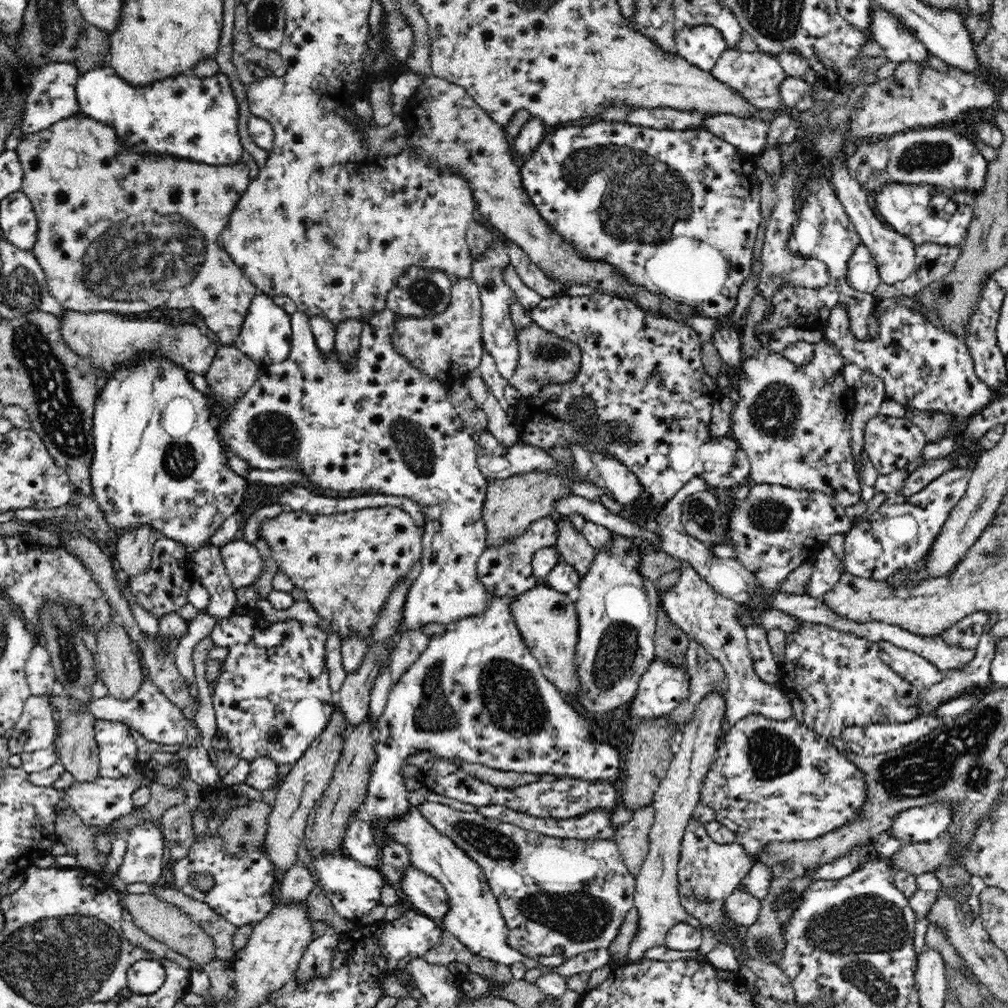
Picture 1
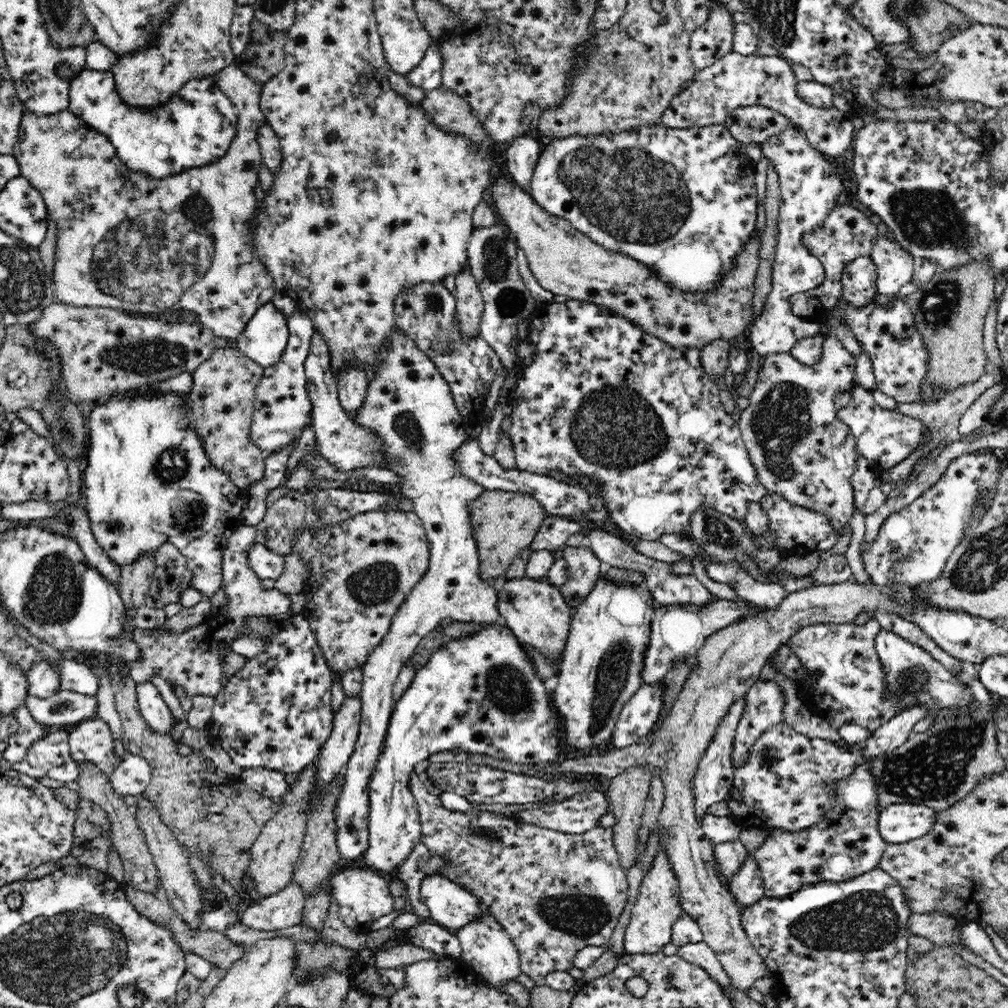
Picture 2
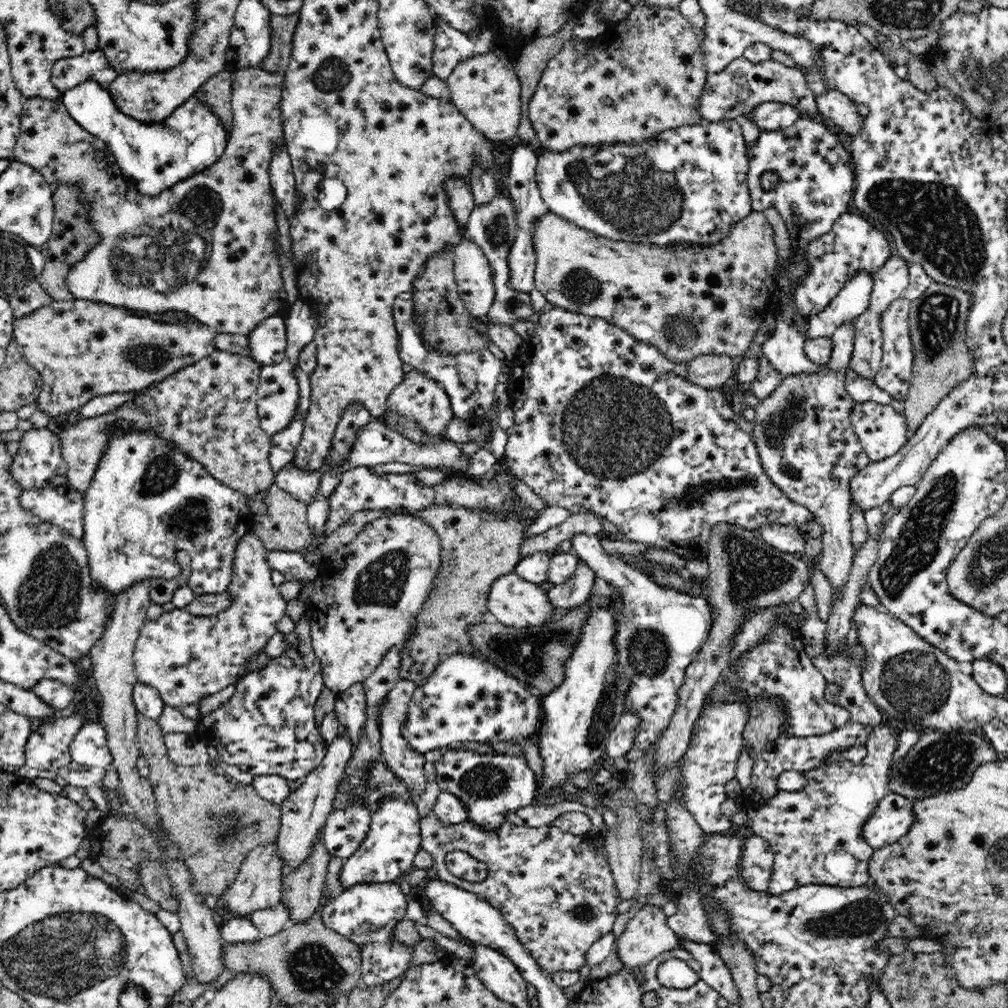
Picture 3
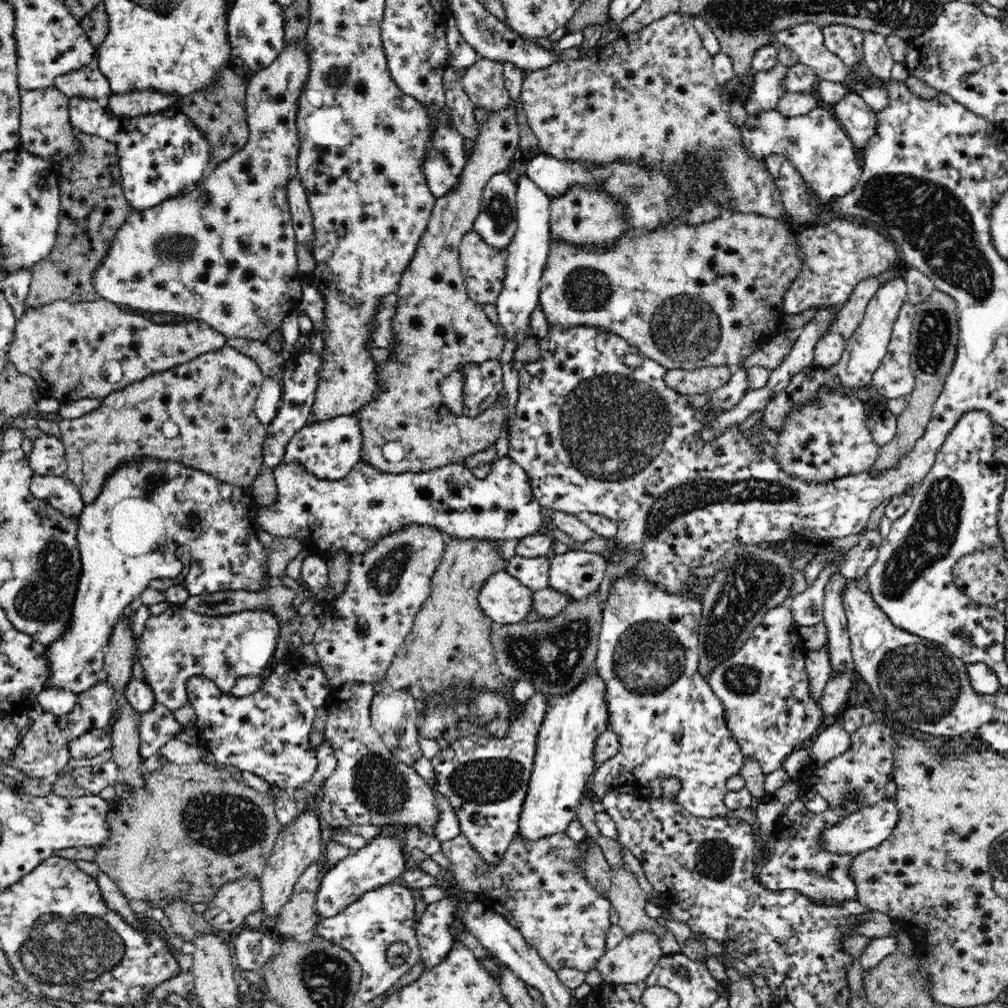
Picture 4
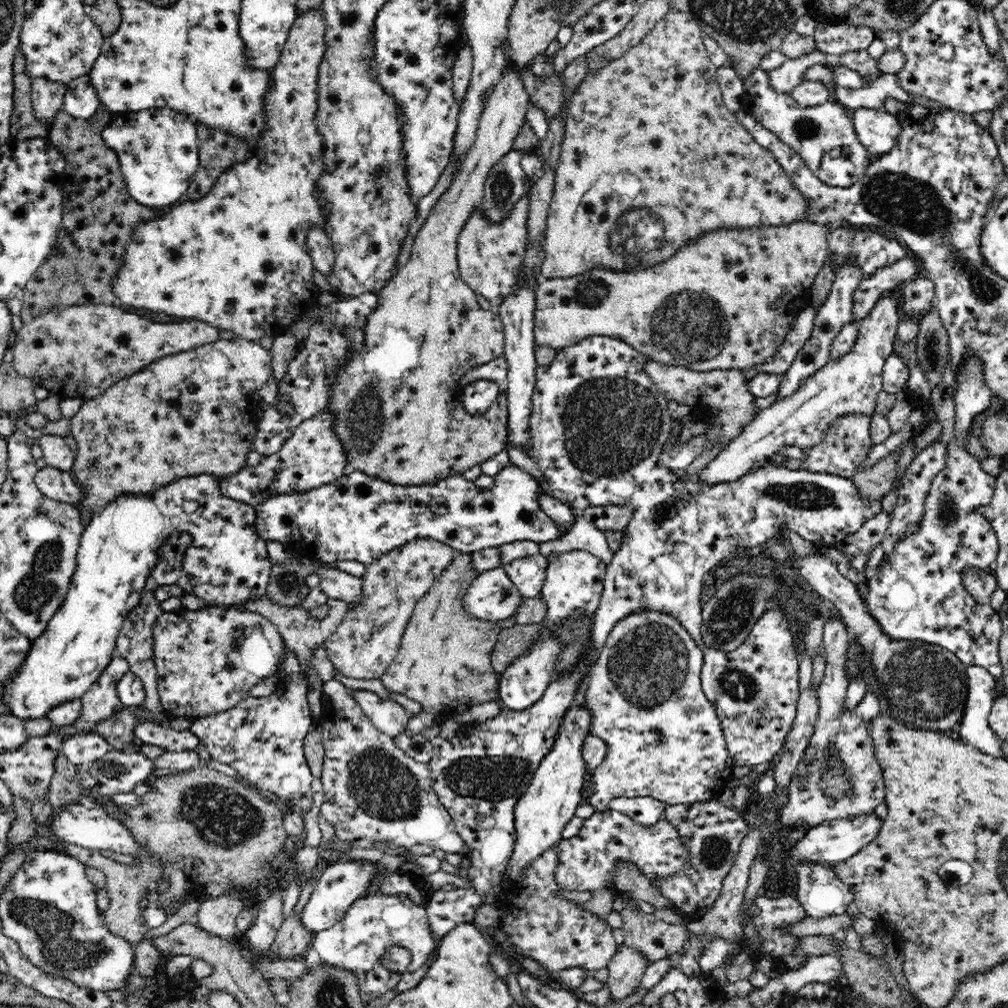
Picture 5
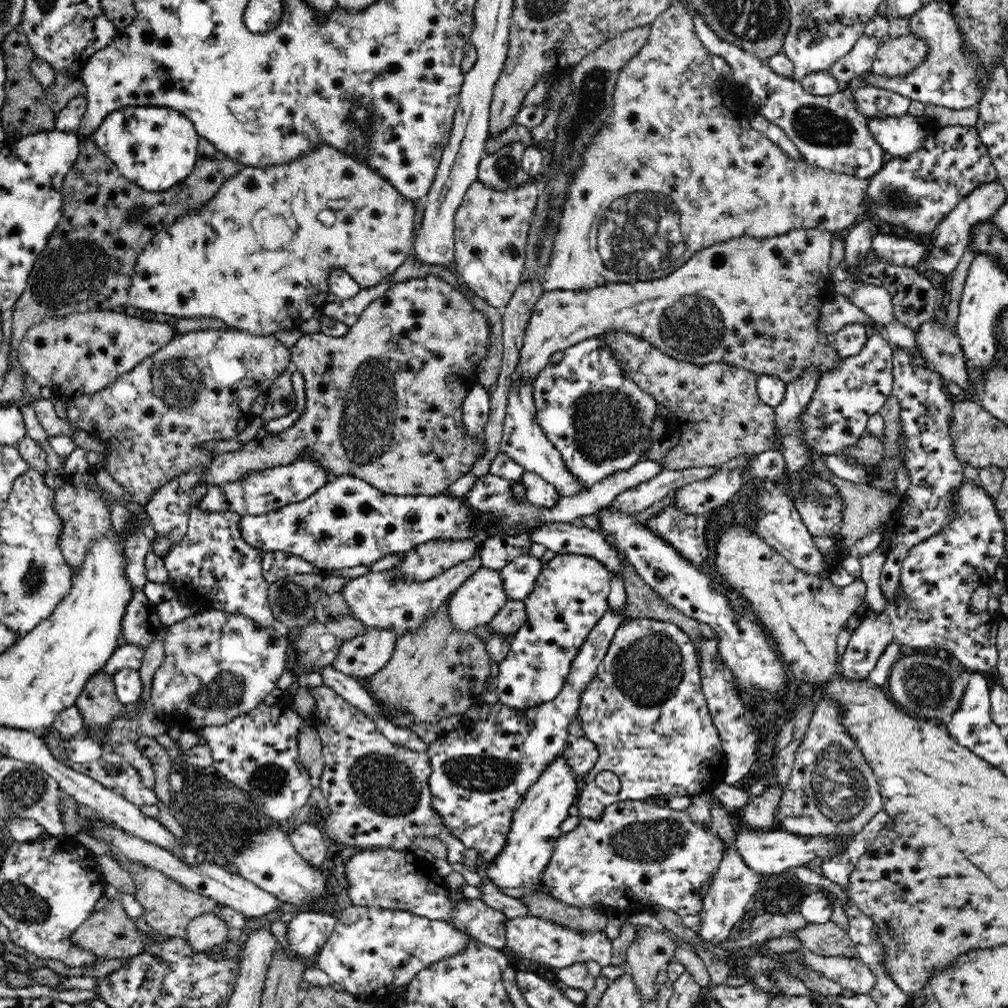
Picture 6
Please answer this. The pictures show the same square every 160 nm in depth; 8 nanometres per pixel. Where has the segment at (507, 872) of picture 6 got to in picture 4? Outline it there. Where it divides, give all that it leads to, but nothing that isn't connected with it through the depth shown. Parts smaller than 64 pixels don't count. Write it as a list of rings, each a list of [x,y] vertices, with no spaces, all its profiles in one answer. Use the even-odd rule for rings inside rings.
[[[596,670],[573,692],[550,697],[544,710],[543,726],[535,739],[532,777],[519,818],[518,831],[524,839],[564,832],[577,818],[580,800],[589,789],[588,779],[597,770],[598,764],[594,759],[597,738],[608,729],[611,721],[606,702],[607,690],[605,680]]]

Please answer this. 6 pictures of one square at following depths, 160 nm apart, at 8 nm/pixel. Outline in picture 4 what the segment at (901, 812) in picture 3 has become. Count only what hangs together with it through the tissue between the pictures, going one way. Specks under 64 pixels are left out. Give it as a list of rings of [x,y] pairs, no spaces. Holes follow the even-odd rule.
[[[896,796],[889,801],[882,798],[872,806],[848,813],[848,816],[842,818],[840,822],[826,827],[821,832],[819,843],[832,854],[849,854],[855,857],[865,850],[881,845],[893,833],[898,821],[900,821],[900,809],[897,806]]]

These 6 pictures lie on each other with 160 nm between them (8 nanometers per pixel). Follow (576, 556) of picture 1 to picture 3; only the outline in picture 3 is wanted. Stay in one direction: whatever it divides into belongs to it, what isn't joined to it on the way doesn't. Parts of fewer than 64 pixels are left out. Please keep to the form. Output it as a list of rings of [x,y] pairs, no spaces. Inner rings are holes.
[[[578,559],[570,578],[562,584],[555,585],[547,593],[554,607],[573,609],[593,597],[592,590],[596,574],[592,567]]]

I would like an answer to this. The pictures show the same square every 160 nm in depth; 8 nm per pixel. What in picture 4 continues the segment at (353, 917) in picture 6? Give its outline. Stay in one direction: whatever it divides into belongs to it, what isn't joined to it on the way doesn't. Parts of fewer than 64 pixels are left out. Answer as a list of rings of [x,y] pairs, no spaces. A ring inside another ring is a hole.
[[[386,884],[386,886],[378,887],[376,890],[366,891],[360,895],[354,902],[344,907],[336,915],[326,915],[319,919],[315,930],[322,938],[332,939],[334,943],[340,943],[342,947],[350,951],[354,958],[360,963],[362,974],[357,990],[358,996],[362,1002],[374,1000],[378,995],[388,991],[395,983],[398,983],[400,978],[408,972],[415,964],[421,960],[421,950],[418,946],[418,939],[416,936],[417,922],[414,919],[416,912],[414,911],[414,897],[410,889],[398,884]],[[393,942],[406,942],[410,948],[409,957],[402,965],[390,965],[386,962],[386,950]]]

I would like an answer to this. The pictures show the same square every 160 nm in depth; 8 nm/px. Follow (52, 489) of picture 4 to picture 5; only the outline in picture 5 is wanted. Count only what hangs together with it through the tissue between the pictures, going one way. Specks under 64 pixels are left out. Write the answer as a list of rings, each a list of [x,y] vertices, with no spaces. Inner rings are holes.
[[[46,466],[36,472],[34,482],[42,494],[52,500],[71,505],[81,500],[81,490],[69,472]]]

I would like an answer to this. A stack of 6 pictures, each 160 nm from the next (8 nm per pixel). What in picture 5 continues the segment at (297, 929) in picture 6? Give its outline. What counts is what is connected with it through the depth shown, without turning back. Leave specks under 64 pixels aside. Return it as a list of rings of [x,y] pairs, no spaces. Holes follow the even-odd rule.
[[[350,860],[330,865],[322,872],[320,880],[316,882],[314,890],[309,896],[308,903],[300,914],[302,923],[306,924],[306,928],[309,928],[313,935],[329,930],[334,924],[340,922],[340,919],[344,918],[348,906],[351,906],[368,890],[368,884],[372,884],[376,876],[378,876],[378,866],[368,864],[368,862],[362,864],[362,862]]]

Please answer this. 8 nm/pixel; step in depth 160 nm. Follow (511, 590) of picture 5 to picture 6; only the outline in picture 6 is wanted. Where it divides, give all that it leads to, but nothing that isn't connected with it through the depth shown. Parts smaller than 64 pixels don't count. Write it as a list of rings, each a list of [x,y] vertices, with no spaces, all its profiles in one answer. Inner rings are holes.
[[[480,567],[469,576],[449,598],[449,615],[453,626],[458,630],[474,630],[477,626],[488,624],[508,602],[505,585],[502,582],[501,571]]]

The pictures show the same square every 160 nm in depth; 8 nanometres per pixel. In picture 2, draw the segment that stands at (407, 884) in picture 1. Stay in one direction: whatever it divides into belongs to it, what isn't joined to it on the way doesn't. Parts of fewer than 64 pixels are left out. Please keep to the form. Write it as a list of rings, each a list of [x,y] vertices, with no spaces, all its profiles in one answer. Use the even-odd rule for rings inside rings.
[[[428,874],[420,882],[420,895],[430,909],[430,922],[444,927],[446,930],[455,931],[468,924],[479,913],[480,899],[474,892],[466,892],[462,884],[451,880],[442,874]]]

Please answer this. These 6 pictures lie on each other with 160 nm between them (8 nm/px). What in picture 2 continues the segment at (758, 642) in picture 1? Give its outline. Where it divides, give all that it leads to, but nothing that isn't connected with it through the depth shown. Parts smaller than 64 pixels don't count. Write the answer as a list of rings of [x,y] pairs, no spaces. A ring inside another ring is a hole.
[[[760,681],[745,696],[746,710],[735,732],[731,761],[739,765],[749,753],[751,744],[770,726],[783,722],[786,704],[782,689],[774,681]]]

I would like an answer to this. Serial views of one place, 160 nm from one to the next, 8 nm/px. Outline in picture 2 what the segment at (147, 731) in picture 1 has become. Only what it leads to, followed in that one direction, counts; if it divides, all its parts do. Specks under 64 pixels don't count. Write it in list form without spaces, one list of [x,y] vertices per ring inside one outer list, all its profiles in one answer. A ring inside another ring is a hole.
[[[150,681],[138,684],[138,704],[150,730],[156,733],[170,734],[176,722],[170,708],[164,703],[160,692]],[[60,690],[48,698],[29,695],[24,707],[40,725],[49,729],[74,725],[97,718],[99,703],[96,696],[85,696],[68,690]]]

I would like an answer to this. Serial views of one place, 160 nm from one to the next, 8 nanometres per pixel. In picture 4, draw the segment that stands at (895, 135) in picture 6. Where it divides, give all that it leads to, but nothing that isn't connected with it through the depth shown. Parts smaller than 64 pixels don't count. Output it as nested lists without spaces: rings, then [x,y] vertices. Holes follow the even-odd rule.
[[[849,92],[838,102],[827,106],[857,149],[866,146],[867,139],[874,135],[876,114],[858,92]]]

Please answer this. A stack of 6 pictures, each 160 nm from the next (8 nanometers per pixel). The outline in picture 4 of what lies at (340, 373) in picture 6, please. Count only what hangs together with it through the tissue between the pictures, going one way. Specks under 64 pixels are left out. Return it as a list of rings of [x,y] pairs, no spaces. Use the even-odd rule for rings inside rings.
[[[512,100],[508,109],[492,114],[492,117],[482,122],[478,136],[473,142],[473,149],[469,157],[465,159],[466,166],[461,174],[459,188],[450,195],[437,199],[437,204],[430,215],[429,228],[395,292],[398,296],[397,316],[394,317],[396,348],[390,348],[390,358],[386,363],[376,364],[380,367],[378,372],[382,377],[380,381],[386,382],[386,390],[380,394],[380,398],[374,404],[366,405],[354,413],[358,417],[364,440],[361,458],[382,472],[405,473],[406,471],[434,470],[449,463],[464,462],[470,454],[481,452],[489,444],[498,443],[506,416],[504,397],[500,395],[500,400],[495,400],[494,420],[478,420],[476,417],[467,418],[464,415],[452,416],[452,413],[444,406],[438,384],[442,382],[444,376],[450,376],[450,373],[458,371],[467,363],[498,359],[504,350],[504,335],[500,333],[498,326],[490,322],[482,305],[476,305],[469,298],[459,263],[458,250],[462,238],[473,230],[474,218],[480,213],[483,191],[488,180],[494,174],[508,171],[518,146],[516,103]],[[392,441],[400,442],[405,449],[404,458],[398,462],[390,462],[382,455],[383,446]]]

